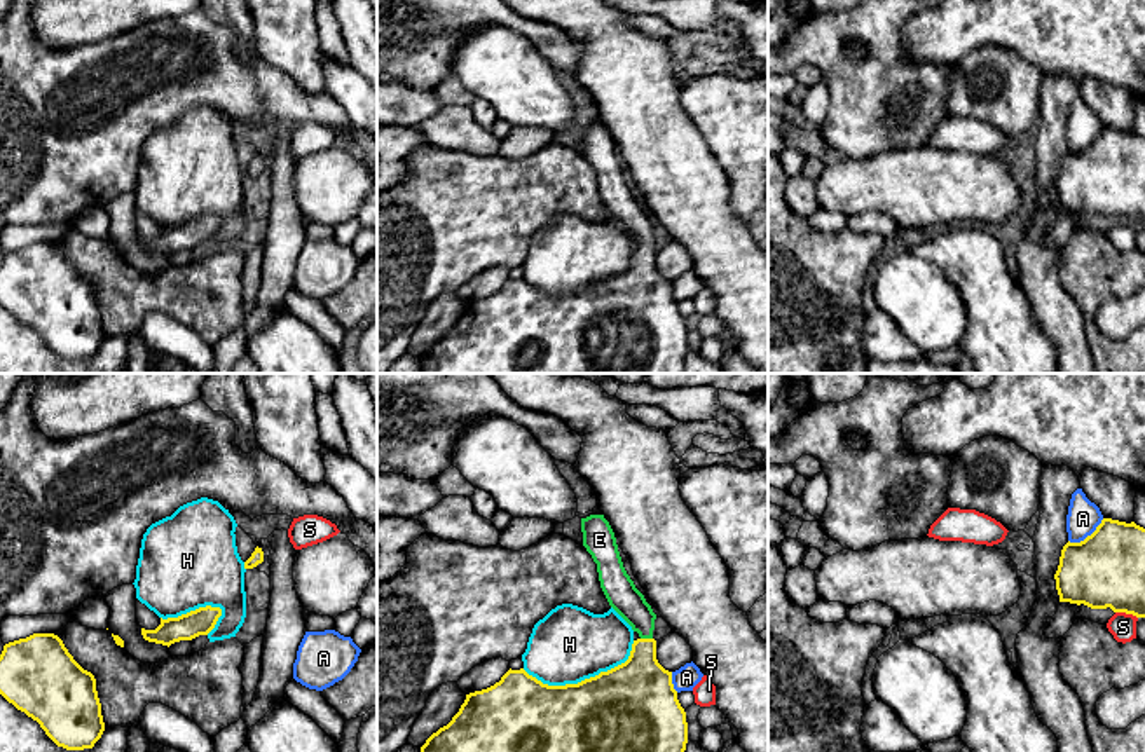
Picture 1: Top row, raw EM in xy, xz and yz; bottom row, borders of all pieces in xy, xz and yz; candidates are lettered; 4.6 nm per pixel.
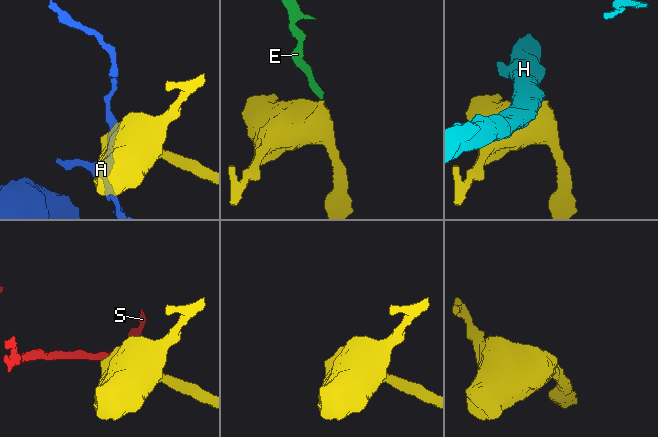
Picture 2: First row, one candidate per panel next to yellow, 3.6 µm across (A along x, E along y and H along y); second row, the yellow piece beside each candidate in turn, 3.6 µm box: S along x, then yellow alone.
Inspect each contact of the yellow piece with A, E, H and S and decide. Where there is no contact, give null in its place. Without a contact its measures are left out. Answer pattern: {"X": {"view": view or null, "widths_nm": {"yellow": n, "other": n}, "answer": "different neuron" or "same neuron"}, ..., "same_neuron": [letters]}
{"A": {"view": "yz", "widths_nm": {"yellow": 360, "other": 150}, "answer": "different neuron"}, "E": {"view": "xz", "widths_nm": {"yellow": 300, "other": 150}, "answer": "same neuron"}, "H": {"view": "xz", "widths_nm": {"yellow": 500, "other": 360}, "answer": "different neuron"}, "S": {"view": "yz", "widths_nm": {"yellow": 360, "other": 120}, "answer": "different neuron"}, "same_neuron": ["E"]}

